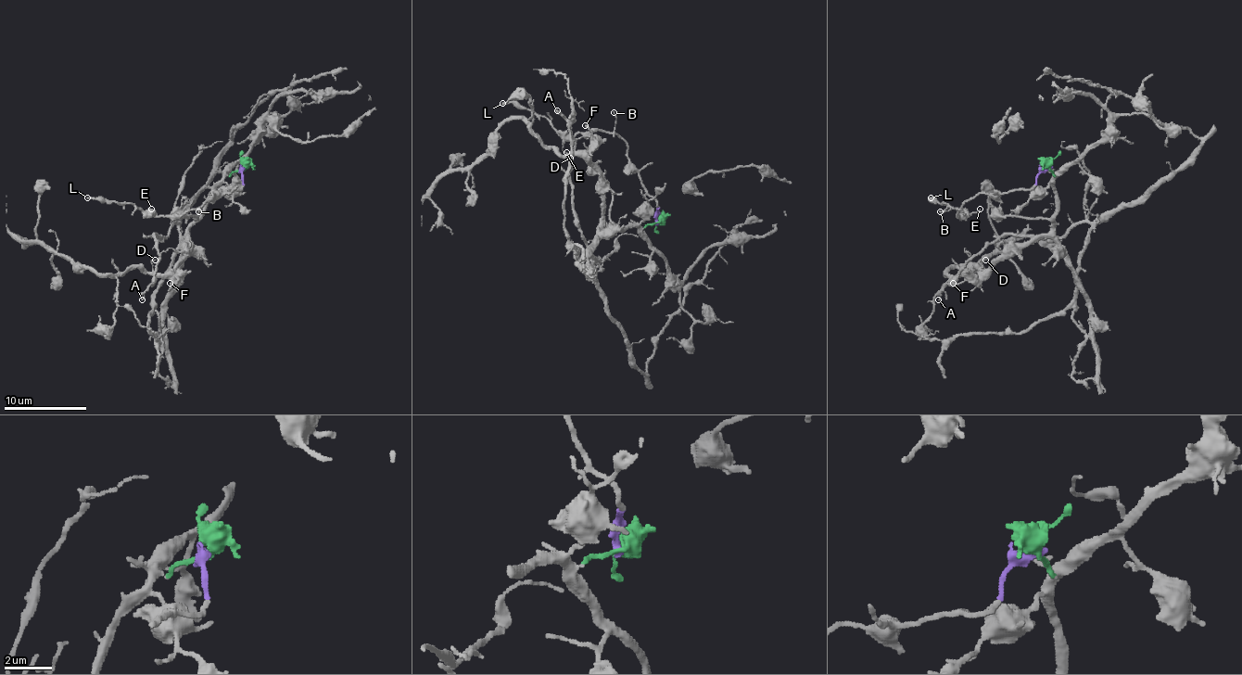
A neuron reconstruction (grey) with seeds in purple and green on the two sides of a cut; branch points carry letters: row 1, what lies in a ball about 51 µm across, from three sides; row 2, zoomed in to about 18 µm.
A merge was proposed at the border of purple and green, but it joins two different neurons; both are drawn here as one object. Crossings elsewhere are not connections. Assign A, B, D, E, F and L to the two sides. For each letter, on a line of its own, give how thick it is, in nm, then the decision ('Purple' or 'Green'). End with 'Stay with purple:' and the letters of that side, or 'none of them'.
A: Thickness 90 nm. Green
B: Thickness 120 nm. Purple
D: Thickness 90 nm. Green
E: Thickness 110 nm. Purple
F: Thickness 160 nm. Green
L: Thickness 190 nm. Purple
Stay with purple: B, E, L

